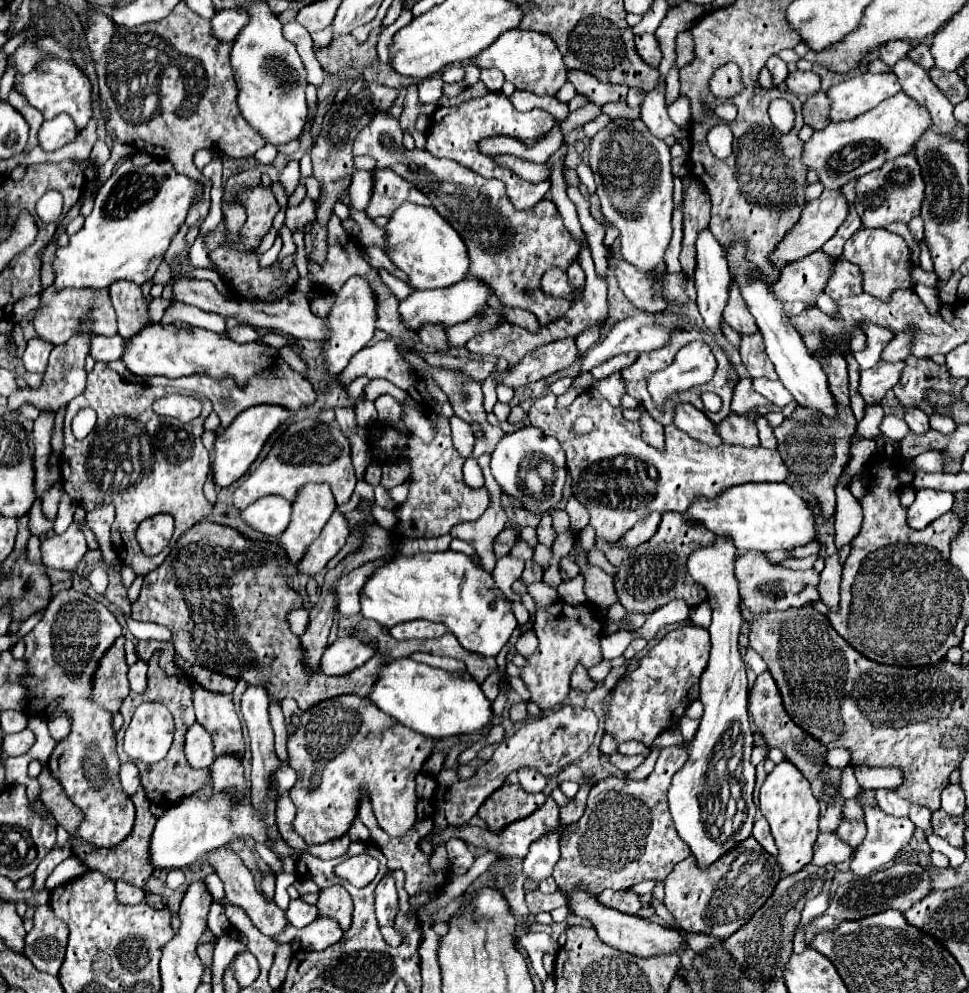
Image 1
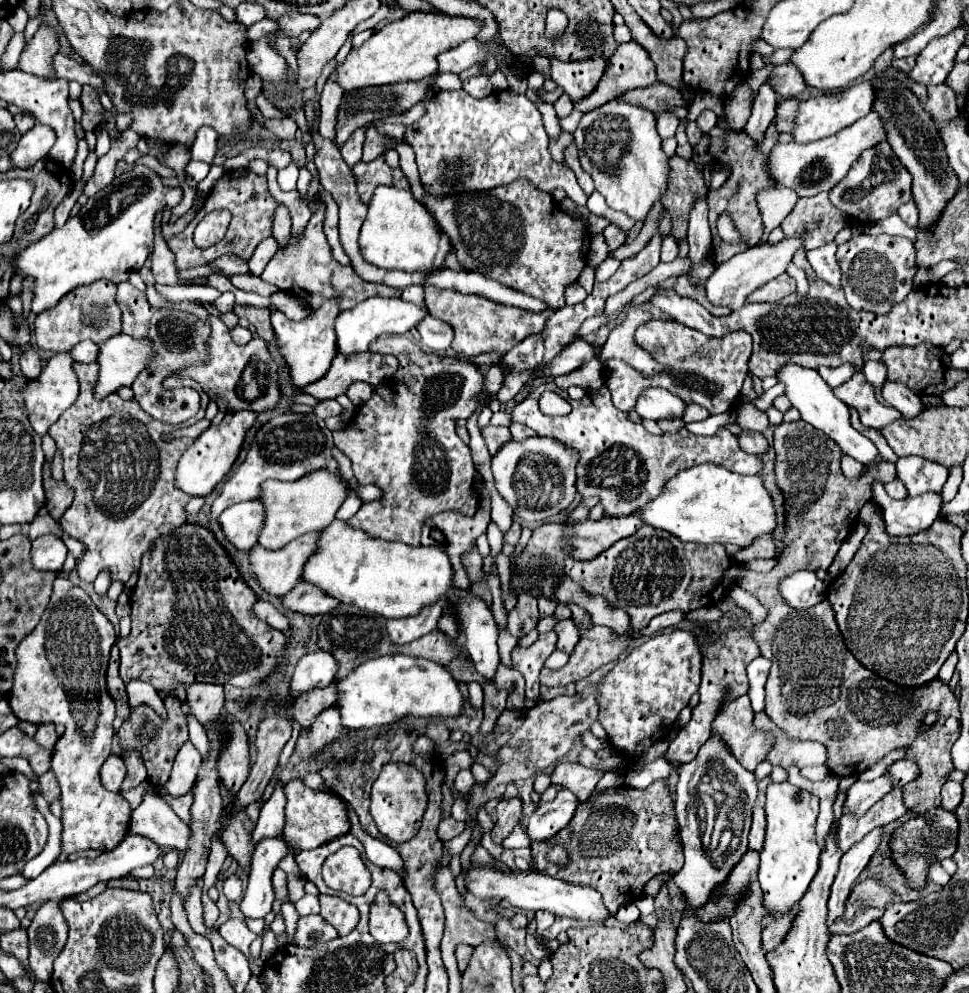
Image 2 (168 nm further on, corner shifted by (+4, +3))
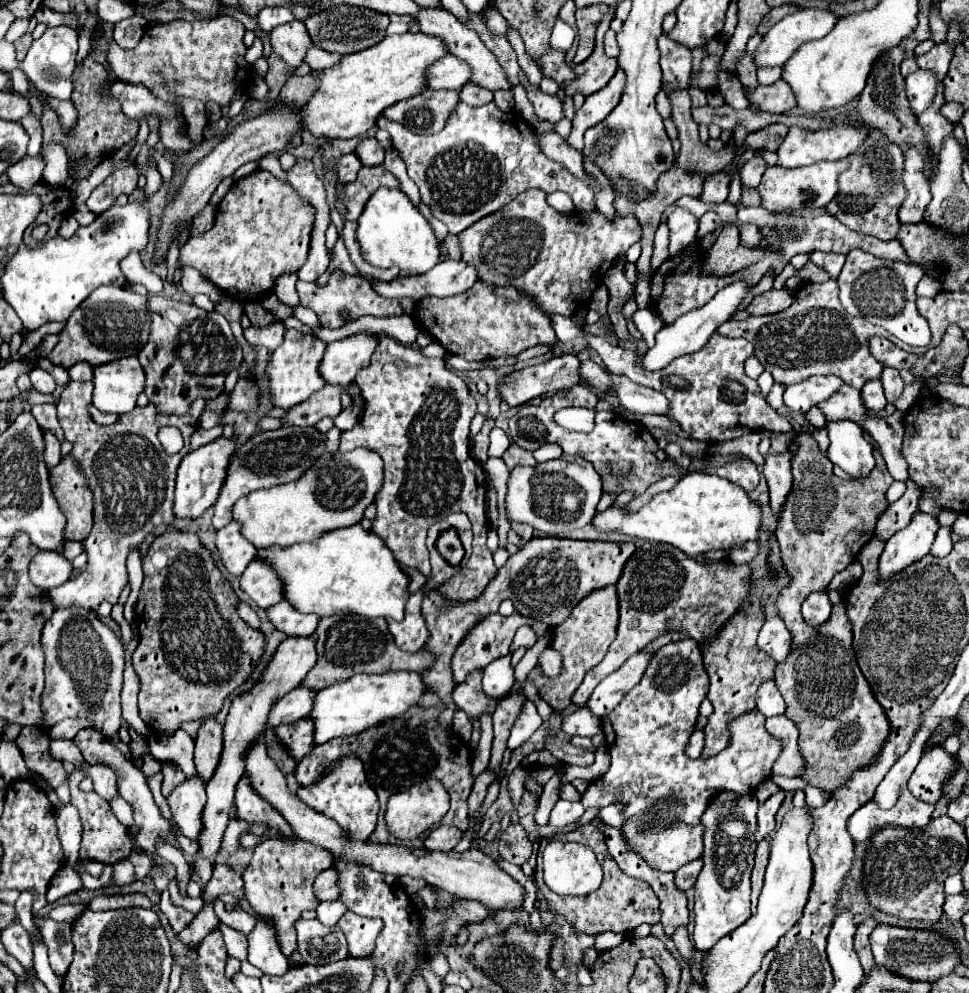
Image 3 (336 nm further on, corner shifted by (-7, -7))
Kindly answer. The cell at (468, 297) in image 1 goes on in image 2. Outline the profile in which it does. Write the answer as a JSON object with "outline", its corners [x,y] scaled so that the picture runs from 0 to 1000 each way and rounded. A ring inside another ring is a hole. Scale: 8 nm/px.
{"outline":[[[381,300],[373,304],[370,308],[356,312],[350,316],[350,322],[346,324],[346,334],[350,342],[350,354],[352,356],[368,356],[381,350],[381,346],[391,338],[404,338],[404,336],[420,336],[422,332],[430,330],[432,324],[443,318],[441,308],[430,308],[426,304],[418,304],[414,300]]]}

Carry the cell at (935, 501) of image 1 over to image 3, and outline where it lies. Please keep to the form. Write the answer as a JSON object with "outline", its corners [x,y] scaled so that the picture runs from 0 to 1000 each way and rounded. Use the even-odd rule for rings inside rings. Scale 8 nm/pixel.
{"outline":[[[945,516],[941,526],[914,546],[912,556],[906,564],[906,584],[916,584],[956,560],[966,542],[966,536],[966,522],[954,516]]]}

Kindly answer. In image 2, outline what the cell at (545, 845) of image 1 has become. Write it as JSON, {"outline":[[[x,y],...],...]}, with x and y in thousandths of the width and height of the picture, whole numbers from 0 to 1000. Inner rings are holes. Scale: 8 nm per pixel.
{"outline":[[[583,794],[577,796],[573,806],[556,812],[552,816],[552,820],[548,822],[546,832],[544,832],[546,844],[554,846],[554,848],[562,848],[562,846],[571,844],[579,834],[583,834],[587,830],[587,826],[593,820],[595,810],[598,810],[598,806],[593,804],[591,798],[587,798]]]}

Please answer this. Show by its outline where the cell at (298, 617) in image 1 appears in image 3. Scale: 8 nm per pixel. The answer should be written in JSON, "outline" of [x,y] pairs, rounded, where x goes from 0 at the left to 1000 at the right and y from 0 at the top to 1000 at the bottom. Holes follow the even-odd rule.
{"outline":[[[246,604],[246,620],[260,632],[266,632],[268,630],[268,624],[266,624],[266,618],[252,606],[252,604]]]}

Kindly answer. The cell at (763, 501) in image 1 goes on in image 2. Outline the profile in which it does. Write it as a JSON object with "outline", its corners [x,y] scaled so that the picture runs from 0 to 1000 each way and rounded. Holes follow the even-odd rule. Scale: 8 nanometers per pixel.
{"outline":[[[736,467],[717,469],[695,479],[682,499],[668,508],[668,512],[662,512],[659,518],[666,528],[688,534],[705,546],[742,546],[765,552],[775,550],[785,538],[798,538],[802,532],[798,502],[787,481],[765,479]]]}

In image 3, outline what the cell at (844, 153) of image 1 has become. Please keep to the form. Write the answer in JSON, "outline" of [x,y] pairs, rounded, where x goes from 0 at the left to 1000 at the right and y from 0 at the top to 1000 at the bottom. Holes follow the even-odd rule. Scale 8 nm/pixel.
{"outline":[[[875,159],[865,163],[842,163],[840,167],[830,167],[824,171],[807,171],[803,167],[793,167],[784,187],[780,189],[784,195],[784,207],[799,213],[799,211],[824,211],[824,209],[850,209],[857,199],[863,195],[863,179],[869,171],[873,171]]]}

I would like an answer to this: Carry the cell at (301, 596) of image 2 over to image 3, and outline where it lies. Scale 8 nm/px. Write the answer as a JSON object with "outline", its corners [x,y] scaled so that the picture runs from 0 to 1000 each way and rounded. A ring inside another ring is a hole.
{"outline":[[[295,604],[279,610],[275,614],[275,620],[285,634],[297,640],[322,640],[330,626],[330,622],[324,618],[308,618],[305,614],[299,614],[299,608]]]}

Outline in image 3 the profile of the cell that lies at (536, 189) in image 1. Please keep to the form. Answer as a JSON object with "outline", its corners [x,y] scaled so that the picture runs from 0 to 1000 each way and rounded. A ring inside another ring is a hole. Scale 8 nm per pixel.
{"outline":[[[510,103],[499,105],[499,107],[483,107],[483,105],[473,107],[473,111],[464,117],[464,123],[460,125],[460,129],[452,135],[431,137],[419,131],[415,125],[409,125],[396,117],[390,119],[390,129],[396,129],[402,133],[405,147],[417,161],[421,177],[433,189],[436,203],[446,211],[446,216],[452,222],[456,222],[462,228],[464,236],[475,236],[477,232],[485,230],[495,220],[518,211],[522,205],[526,205],[535,195],[539,195],[545,189],[555,189],[555,191],[561,191],[563,195],[574,193],[574,191],[584,193],[590,199],[592,209],[596,213],[607,213],[615,207],[613,195],[603,185],[603,181],[590,177],[580,165],[563,159],[557,153],[549,129],[535,117],[535,113],[528,111],[524,115],[518,115]]]}

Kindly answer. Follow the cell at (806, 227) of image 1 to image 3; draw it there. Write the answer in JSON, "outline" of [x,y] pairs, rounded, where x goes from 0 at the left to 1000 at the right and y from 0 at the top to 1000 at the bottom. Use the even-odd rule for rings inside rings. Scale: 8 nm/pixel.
{"outline":[[[760,284],[757,288],[749,288],[749,292],[743,292],[729,308],[704,316],[702,320],[698,320],[698,324],[693,328],[685,328],[677,336],[677,346],[663,361],[663,369],[667,373],[671,373],[671,375],[683,373],[696,361],[706,359],[706,356],[714,356],[714,354],[722,352],[733,342],[733,338],[737,336],[737,332],[757,316],[757,312],[764,308],[764,304],[766,304],[768,298],[770,298],[770,288],[766,288],[766,284]]]}

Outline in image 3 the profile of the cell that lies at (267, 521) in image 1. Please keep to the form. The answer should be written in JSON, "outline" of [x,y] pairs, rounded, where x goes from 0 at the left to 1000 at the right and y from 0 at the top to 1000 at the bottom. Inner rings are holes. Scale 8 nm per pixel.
{"outline":[[[237,526],[223,538],[223,552],[231,572],[239,580],[248,580],[254,570],[264,562],[264,552],[260,546],[254,546],[246,534],[246,526]]]}

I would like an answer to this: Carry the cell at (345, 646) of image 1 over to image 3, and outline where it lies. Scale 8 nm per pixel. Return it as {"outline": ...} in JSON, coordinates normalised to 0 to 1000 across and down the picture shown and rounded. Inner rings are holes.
{"outline":[[[303,693],[295,701],[291,701],[287,707],[281,709],[277,717],[277,733],[285,733],[289,729],[303,729],[312,721],[320,717],[320,703],[324,703],[324,695],[312,695]]]}

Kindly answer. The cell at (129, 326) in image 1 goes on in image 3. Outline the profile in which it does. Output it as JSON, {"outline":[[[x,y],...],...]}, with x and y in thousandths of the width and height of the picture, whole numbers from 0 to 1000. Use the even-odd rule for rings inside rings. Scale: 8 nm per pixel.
{"outline":[[[153,298],[157,334],[142,363],[151,377],[149,397],[165,415],[190,417],[202,401],[225,401],[231,383],[250,367],[250,348],[244,344],[235,322],[225,314],[206,312],[200,306],[180,304],[169,298]]]}

